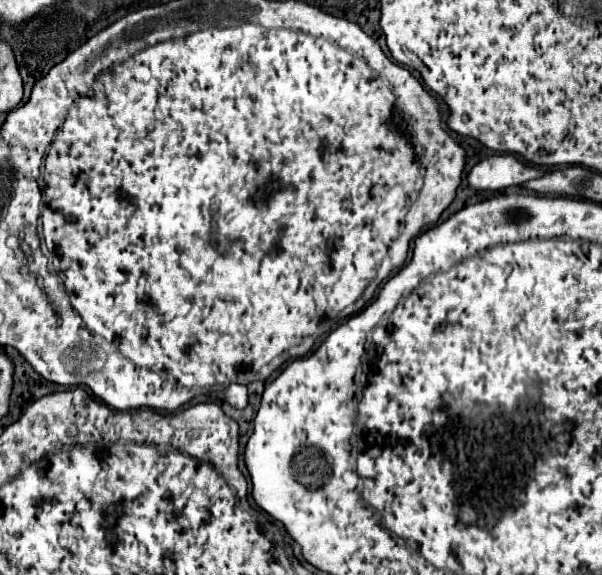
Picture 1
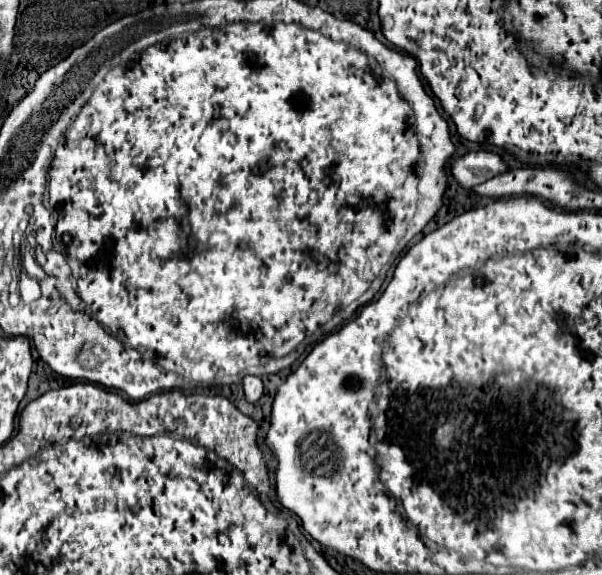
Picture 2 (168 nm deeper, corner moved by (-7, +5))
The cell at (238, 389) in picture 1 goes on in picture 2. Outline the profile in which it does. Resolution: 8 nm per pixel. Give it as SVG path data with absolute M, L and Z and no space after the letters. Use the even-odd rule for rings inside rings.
M247 375L243 379L243 389L245 389L245 397L249 403L257 403L259 397L263 395L263 381L259 377L253 377L253 375Z

